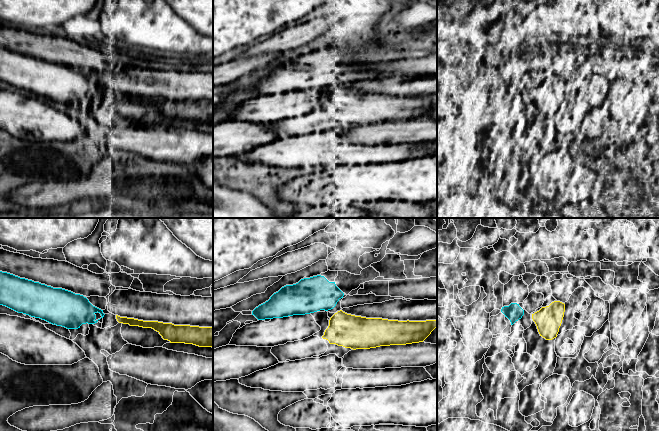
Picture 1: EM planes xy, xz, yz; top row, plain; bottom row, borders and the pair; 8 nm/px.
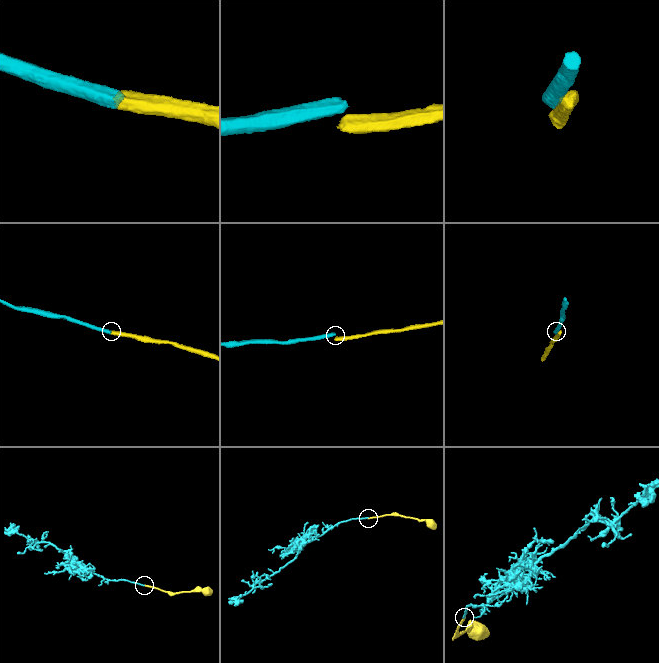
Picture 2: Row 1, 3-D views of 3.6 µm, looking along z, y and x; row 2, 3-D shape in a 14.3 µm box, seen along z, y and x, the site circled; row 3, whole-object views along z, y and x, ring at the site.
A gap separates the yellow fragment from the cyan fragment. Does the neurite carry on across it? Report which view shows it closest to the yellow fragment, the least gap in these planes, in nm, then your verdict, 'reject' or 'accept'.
xz | 50 nm | accept

